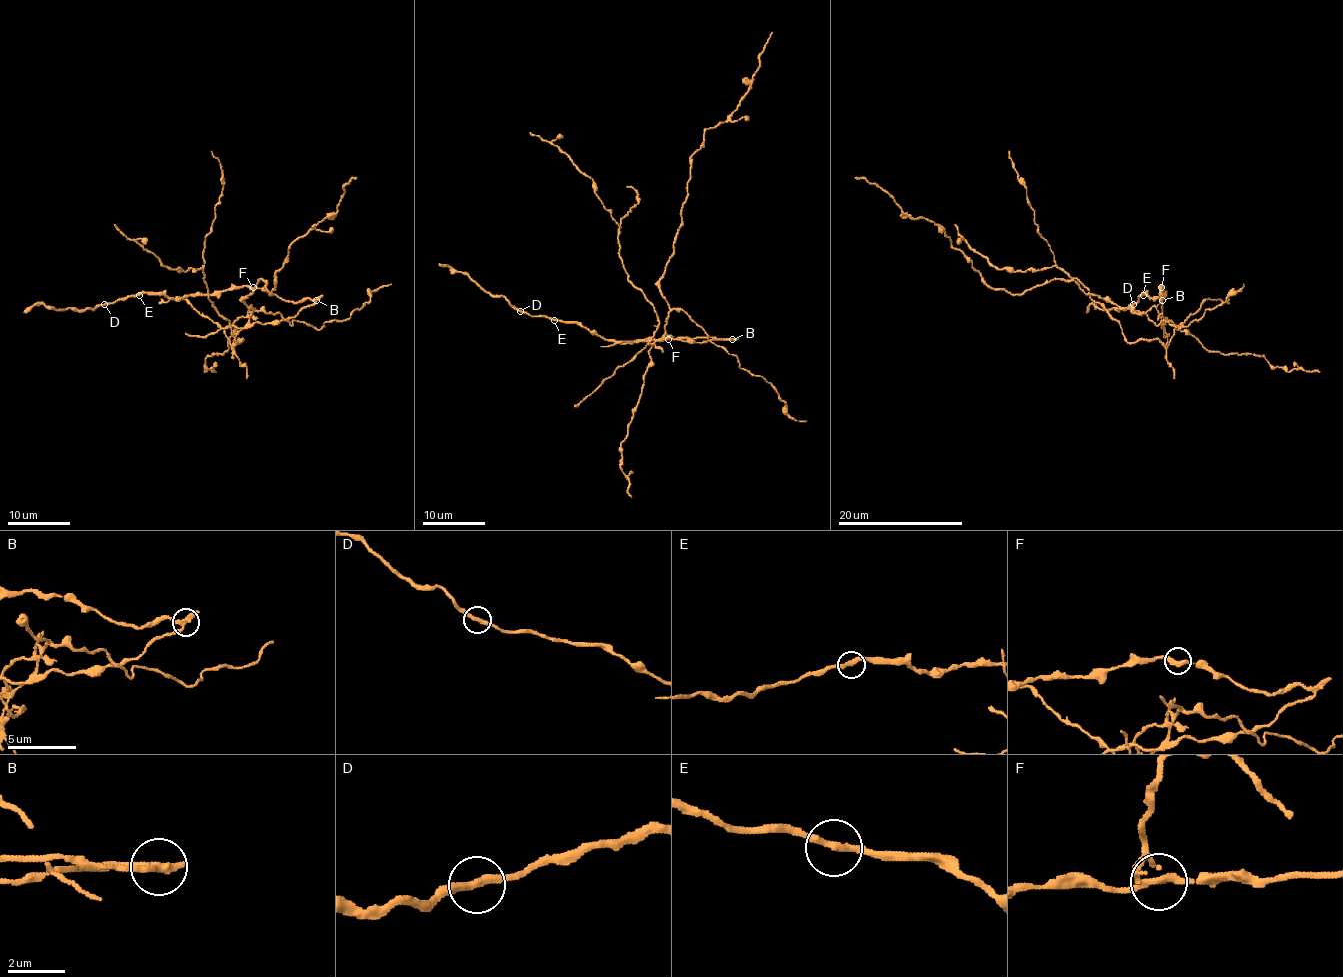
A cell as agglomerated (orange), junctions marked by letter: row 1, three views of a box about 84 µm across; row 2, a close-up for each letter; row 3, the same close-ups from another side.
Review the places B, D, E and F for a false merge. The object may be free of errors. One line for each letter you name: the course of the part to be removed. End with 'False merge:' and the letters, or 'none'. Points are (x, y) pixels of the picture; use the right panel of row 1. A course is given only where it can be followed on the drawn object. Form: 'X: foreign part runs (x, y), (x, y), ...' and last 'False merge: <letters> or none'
B: foreign part runs (1161, 300), (1158, 325), (1074, 281), (1021, 293), (992, 289), (933, 222), (855, 178)
False merge: B

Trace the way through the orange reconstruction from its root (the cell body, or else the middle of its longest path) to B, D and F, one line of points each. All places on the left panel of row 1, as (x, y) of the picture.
B: (273, 314), (279, 314), (292, 325), (290, 318), (317, 300)
D: (273, 314), (292, 325), (312, 301), (231, 286), (211, 295), (137, 293), (104, 304)
F: (273, 314), (279, 314), (292, 325), (290, 318), (312, 301), (307, 298), (284, 301), (267, 290), (253, 287)

